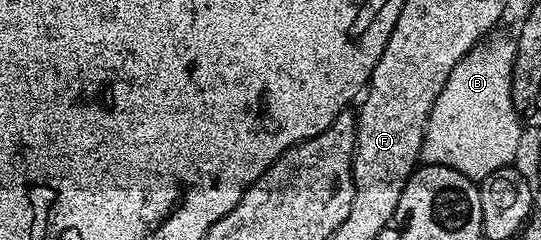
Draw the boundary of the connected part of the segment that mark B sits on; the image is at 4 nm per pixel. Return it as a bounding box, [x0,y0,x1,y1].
[419,34,521,182]

